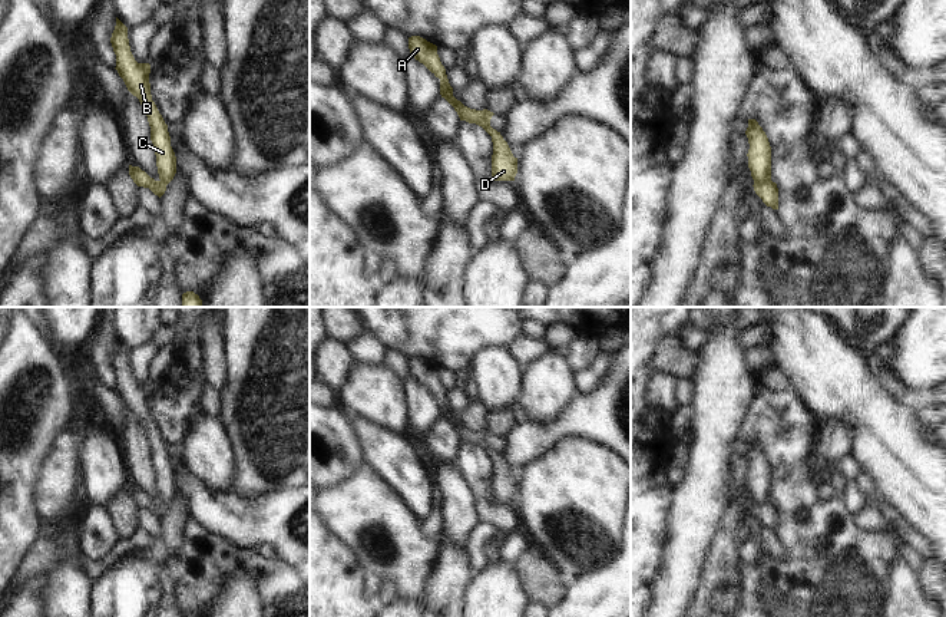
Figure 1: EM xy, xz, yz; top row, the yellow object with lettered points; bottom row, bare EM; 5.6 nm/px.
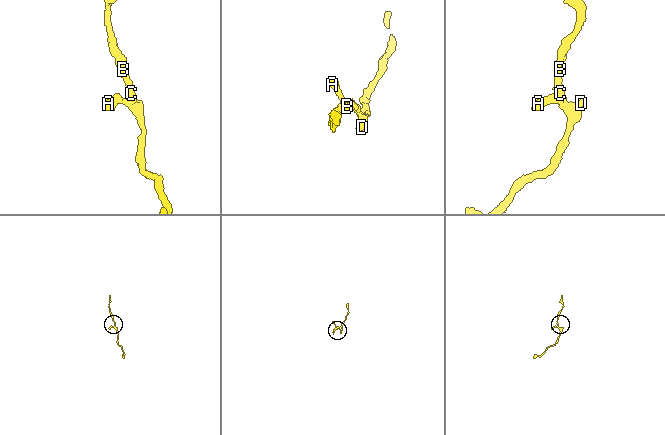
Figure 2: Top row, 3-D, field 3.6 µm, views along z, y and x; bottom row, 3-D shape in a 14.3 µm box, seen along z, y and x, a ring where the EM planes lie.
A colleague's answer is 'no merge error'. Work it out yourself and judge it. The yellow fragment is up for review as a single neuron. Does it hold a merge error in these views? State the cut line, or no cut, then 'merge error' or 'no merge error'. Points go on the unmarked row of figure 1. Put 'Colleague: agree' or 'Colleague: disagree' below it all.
yz (770, 501), (754, 505) | merge error
Colleague: disagree

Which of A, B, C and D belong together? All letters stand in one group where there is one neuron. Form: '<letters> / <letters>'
A D / B C

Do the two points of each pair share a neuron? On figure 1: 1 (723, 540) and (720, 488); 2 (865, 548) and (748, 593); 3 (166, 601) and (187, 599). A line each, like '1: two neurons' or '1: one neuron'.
1: two neurons
2: two neurons
3: two neurons

